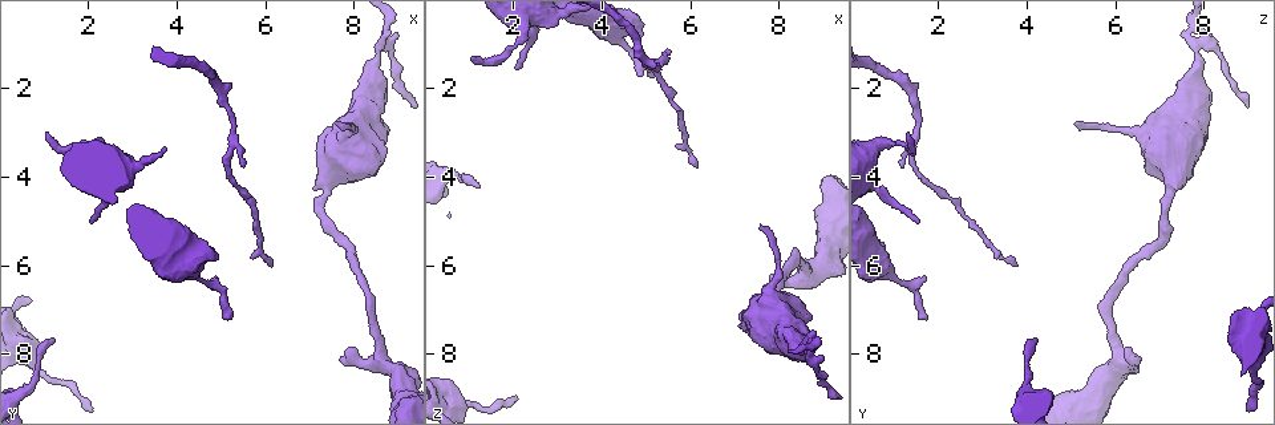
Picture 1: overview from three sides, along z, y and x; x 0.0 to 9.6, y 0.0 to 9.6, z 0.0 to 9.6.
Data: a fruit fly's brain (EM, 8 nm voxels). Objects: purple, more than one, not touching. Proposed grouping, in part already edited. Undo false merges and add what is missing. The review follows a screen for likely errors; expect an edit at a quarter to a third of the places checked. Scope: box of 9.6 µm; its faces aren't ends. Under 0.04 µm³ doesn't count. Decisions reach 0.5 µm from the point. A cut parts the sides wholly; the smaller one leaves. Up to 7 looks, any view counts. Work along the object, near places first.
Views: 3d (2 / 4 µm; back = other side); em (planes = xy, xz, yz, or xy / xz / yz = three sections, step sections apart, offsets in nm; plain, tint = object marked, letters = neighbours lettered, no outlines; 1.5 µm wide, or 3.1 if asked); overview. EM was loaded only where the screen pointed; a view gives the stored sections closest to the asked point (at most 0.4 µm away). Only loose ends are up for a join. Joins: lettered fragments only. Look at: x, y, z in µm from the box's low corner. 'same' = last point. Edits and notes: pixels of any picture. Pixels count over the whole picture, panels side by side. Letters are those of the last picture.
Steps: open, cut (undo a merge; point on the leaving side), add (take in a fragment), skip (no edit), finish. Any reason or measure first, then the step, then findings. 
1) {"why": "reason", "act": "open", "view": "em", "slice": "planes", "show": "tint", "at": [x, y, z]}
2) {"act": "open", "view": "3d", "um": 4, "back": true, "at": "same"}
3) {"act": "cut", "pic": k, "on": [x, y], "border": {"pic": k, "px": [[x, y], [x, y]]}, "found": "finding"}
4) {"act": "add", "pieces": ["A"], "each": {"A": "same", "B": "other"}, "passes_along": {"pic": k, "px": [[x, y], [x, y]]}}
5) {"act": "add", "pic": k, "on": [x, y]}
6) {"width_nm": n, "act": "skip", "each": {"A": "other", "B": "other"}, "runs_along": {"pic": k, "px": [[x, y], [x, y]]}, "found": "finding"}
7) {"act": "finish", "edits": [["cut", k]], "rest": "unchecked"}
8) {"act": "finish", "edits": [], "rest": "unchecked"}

{"why": "free end", "act": "open", "view": "em", "slice": "xz", "step": 4, "show": "tint", "at": [5.00, 7.15, 1.75]}

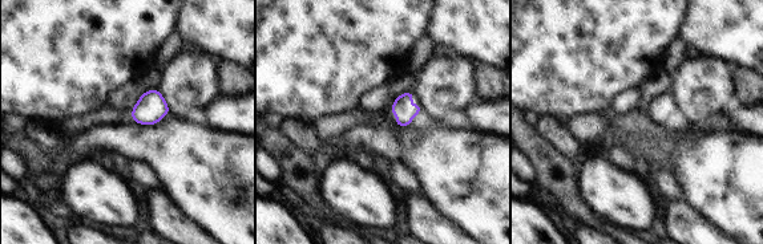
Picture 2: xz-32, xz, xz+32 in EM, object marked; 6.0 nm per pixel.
{"why": "cut it another way", "act": "open", "view": "em", "slice": "planes", "show": "letters", "at": "same"}

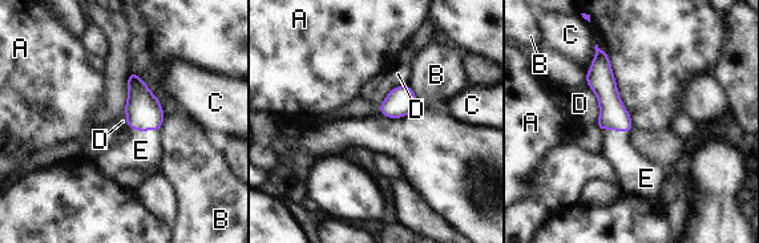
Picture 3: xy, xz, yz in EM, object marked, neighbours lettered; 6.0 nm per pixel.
{"act": "add", "pic": 3, "on": [141, 150], "each": {"A": "other", "B": "other", "C": "other", "D": "other", "E": "same"}, "passes_along": {"pic": 3, "px": [[144, 112], [146, 129], [141, 150]]}, "found": "the neuron continues"}

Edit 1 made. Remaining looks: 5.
{"why": "branch stops here", "act": "open", "view": "em", "slice": "planes", "show": "tint", "at": [5.60, 3.75, 1.20]}

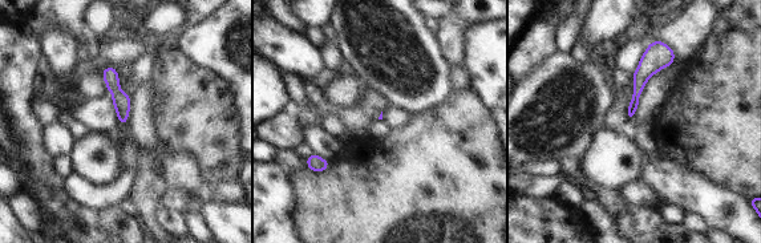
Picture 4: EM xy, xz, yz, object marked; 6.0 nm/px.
{"why": "see the neighbours", "act": "open", "view": "em", "slice": "planes", "show": "letters", "at": "same"}

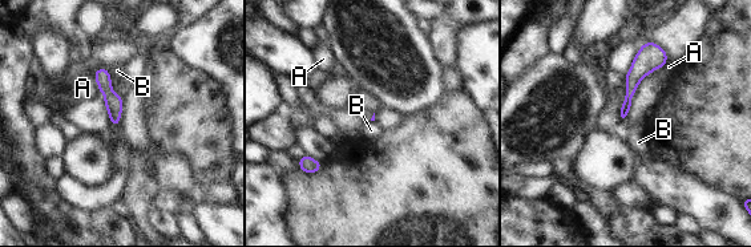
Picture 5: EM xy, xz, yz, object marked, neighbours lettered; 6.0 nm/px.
{"act": "skip", "each": {"A": "other", "B": "other"}, "found": "none of them fits"}

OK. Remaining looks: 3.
{"act": "open", "view": "3d", "um": 2, "back": true, "at": [8.65, 1.05, 7.85]}

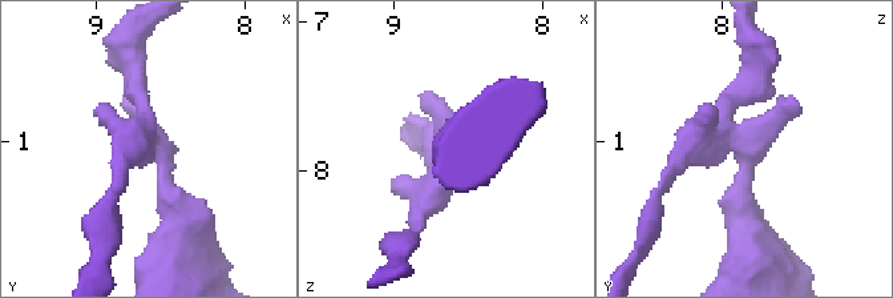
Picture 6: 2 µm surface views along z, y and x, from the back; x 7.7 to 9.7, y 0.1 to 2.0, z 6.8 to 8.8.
{"why": "shape alone is not enough", "act": "open", "view": "em", "um": 3.1, "slice": "planes", "show": "letters", "at": [8.62, 1.00, 7.84]}

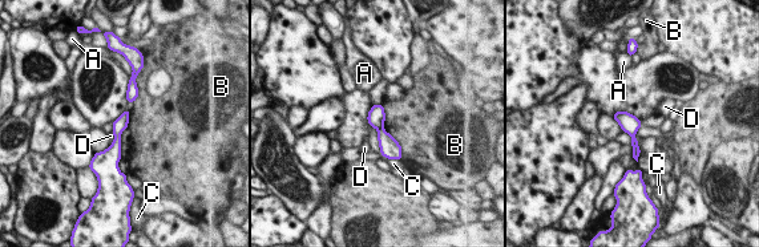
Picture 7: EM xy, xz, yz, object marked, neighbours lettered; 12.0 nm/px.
{"width_nm": 160, "act": "cut", "pic": 7, "on": [388, 145], "each": {"A": "other", "B": "other", "C": "other", "D": "other"}, "found": "a second neuron is stuck on"}

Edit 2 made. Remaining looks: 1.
{"act": "finish", "edits": [["add", 3], ["cut", 7]], "rest": "unchecked"}

